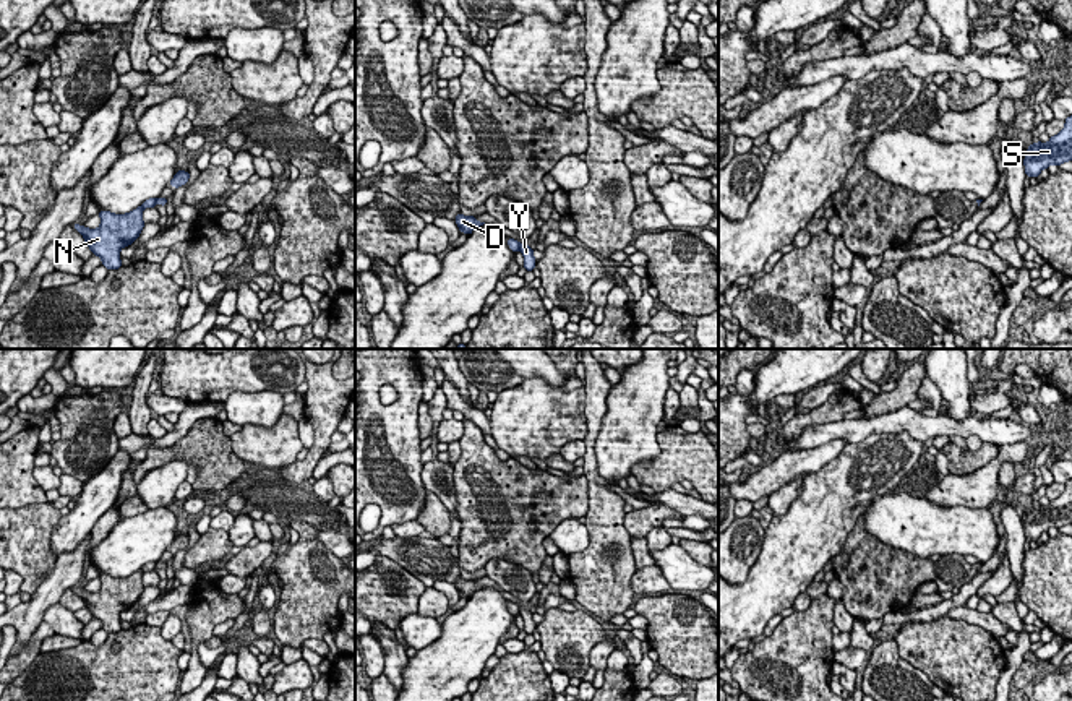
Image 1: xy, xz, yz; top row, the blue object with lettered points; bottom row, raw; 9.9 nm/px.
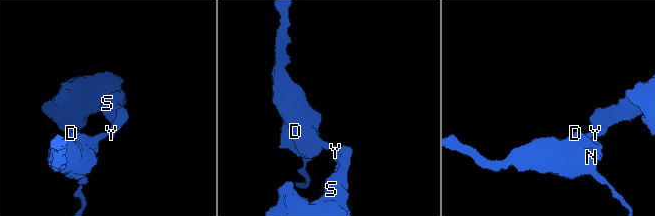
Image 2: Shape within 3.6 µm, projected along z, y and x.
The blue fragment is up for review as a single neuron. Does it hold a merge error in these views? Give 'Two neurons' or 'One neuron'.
Two neurons

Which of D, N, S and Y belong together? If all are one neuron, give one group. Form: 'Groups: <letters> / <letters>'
Groups: D N / S Y

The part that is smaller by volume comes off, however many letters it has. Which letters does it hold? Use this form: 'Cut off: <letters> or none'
Cut off: D, N

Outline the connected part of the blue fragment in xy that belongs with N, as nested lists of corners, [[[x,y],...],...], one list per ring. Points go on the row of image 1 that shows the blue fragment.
[[[149,198],[139,208],[126,214],[99,211],[101,226],[97,229],[88,229],[76,222],[73,227],[84,237],[84,243],[91,248],[92,255],[102,260],[102,266],[118,269],[122,266],[120,250],[131,245],[144,227],[143,209],[154,206],[156,200]]]

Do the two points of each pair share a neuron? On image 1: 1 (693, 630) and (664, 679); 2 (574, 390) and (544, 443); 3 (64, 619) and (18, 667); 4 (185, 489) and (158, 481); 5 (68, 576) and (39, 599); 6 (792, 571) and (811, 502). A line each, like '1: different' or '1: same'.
1: different
2: same
3: same
4: different
5: same
6: same

